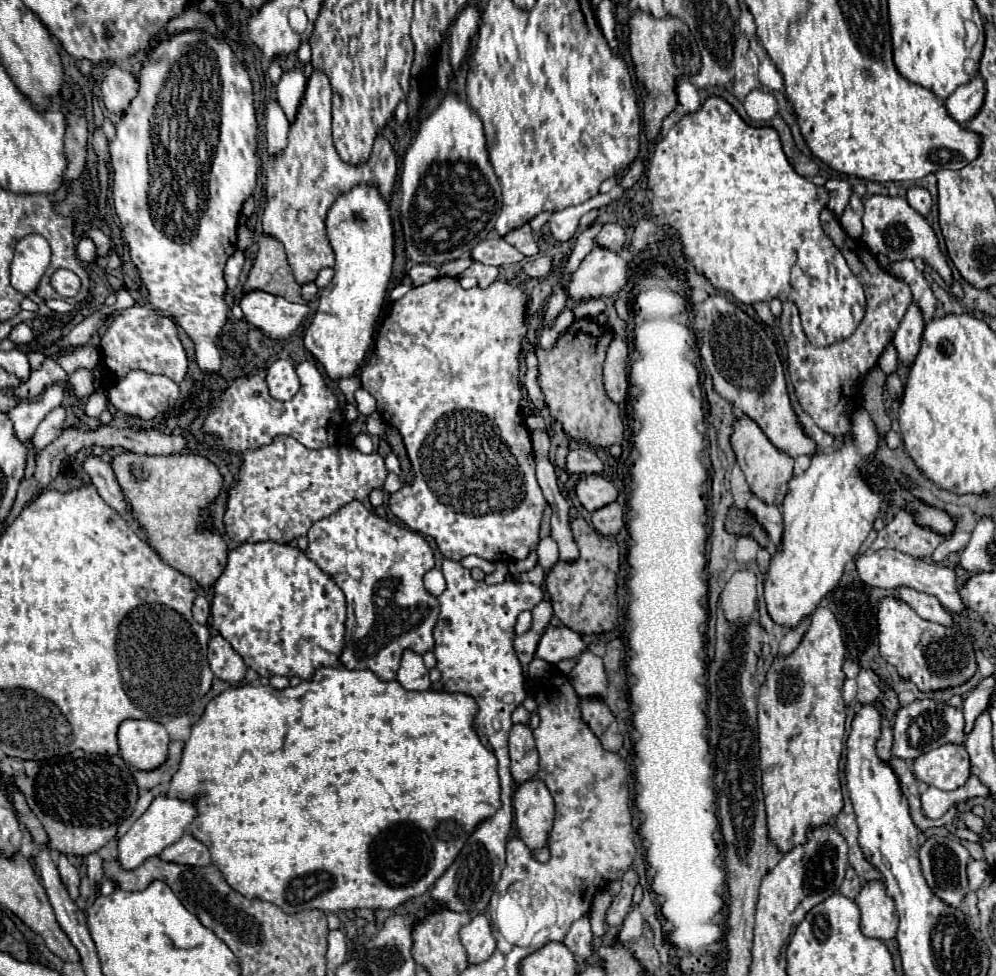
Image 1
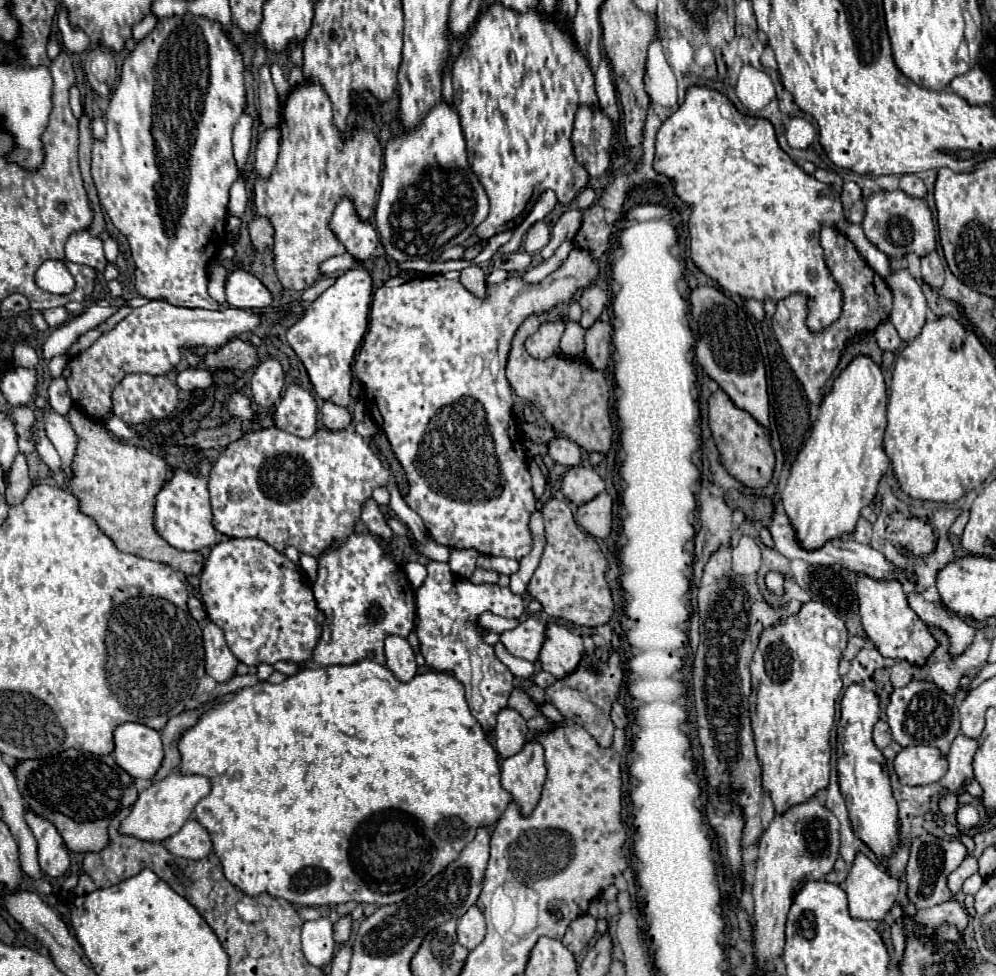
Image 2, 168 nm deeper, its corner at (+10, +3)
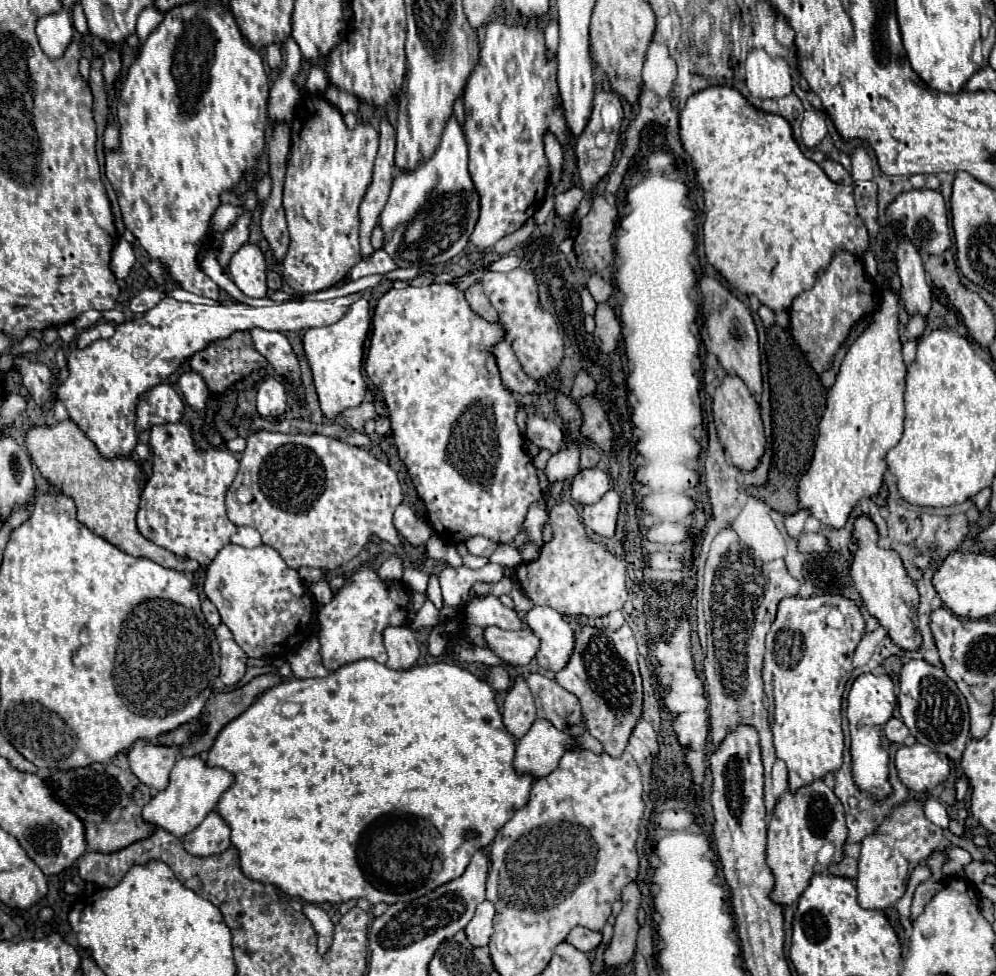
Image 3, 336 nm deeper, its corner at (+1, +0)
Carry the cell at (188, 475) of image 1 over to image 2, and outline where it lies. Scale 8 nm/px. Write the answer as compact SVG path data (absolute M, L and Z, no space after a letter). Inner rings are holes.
M72 407L68 413L68 419L78 435L78 451L76 451L76 459L74 459L74 475L70 479L70 491L80 499L80 509L82 513L90 515L102 533L106 533L120 551L124 553L132 553L150 561L158 561L158 563L166 563L176 571L182 571L186 575L198 575L204 569L204 557L198 551L180 551L172 545L168 545L158 533L156 533L156 525L154 525L154 509L156 509L156 493L160 493L160 489L168 483L168 477L172 477L174 467L160 455L154 455L146 449L134 447L134 445L124 445L124 443L116 443L110 439L106 427L100 421L92 421L90 417L86 417L86 413L82 409Z

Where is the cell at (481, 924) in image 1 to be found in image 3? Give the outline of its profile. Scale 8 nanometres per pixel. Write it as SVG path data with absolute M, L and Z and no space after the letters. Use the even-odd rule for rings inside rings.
M489 900L481 902L475 910L475 916L471 918L471 922L465 928L467 940L473 946L487 946L489 938L493 934L493 916L495 916L495 908Z

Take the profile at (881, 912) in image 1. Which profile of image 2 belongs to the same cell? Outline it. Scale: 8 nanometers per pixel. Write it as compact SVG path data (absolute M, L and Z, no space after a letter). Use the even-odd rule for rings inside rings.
M856 855L848 879L844 881L844 891L850 901L850 917L860 921L884 921L884 917L892 911L894 903L900 899L902 887L896 877L890 877L882 867L874 865L868 857Z

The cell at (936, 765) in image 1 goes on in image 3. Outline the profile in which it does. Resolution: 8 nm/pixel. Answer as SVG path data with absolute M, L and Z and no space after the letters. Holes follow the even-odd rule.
M923 744L901 746L895 754L895 768L909 790L925 792L949 776L949 758Z

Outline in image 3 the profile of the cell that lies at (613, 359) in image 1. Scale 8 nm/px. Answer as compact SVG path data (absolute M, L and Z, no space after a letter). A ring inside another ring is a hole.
M601 302L597 304L595 310L595 344L603 350L603 352L613 352L617 348L619 336L621 336L621 324L613 312L613 308L609 308L609 304Z

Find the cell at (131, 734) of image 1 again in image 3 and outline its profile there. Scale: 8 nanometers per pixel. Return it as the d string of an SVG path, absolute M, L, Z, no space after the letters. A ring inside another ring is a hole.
M137 740L129 750L131 772L147 786L165 790L169 784L169 772L177 760L177 750L155 742Z

